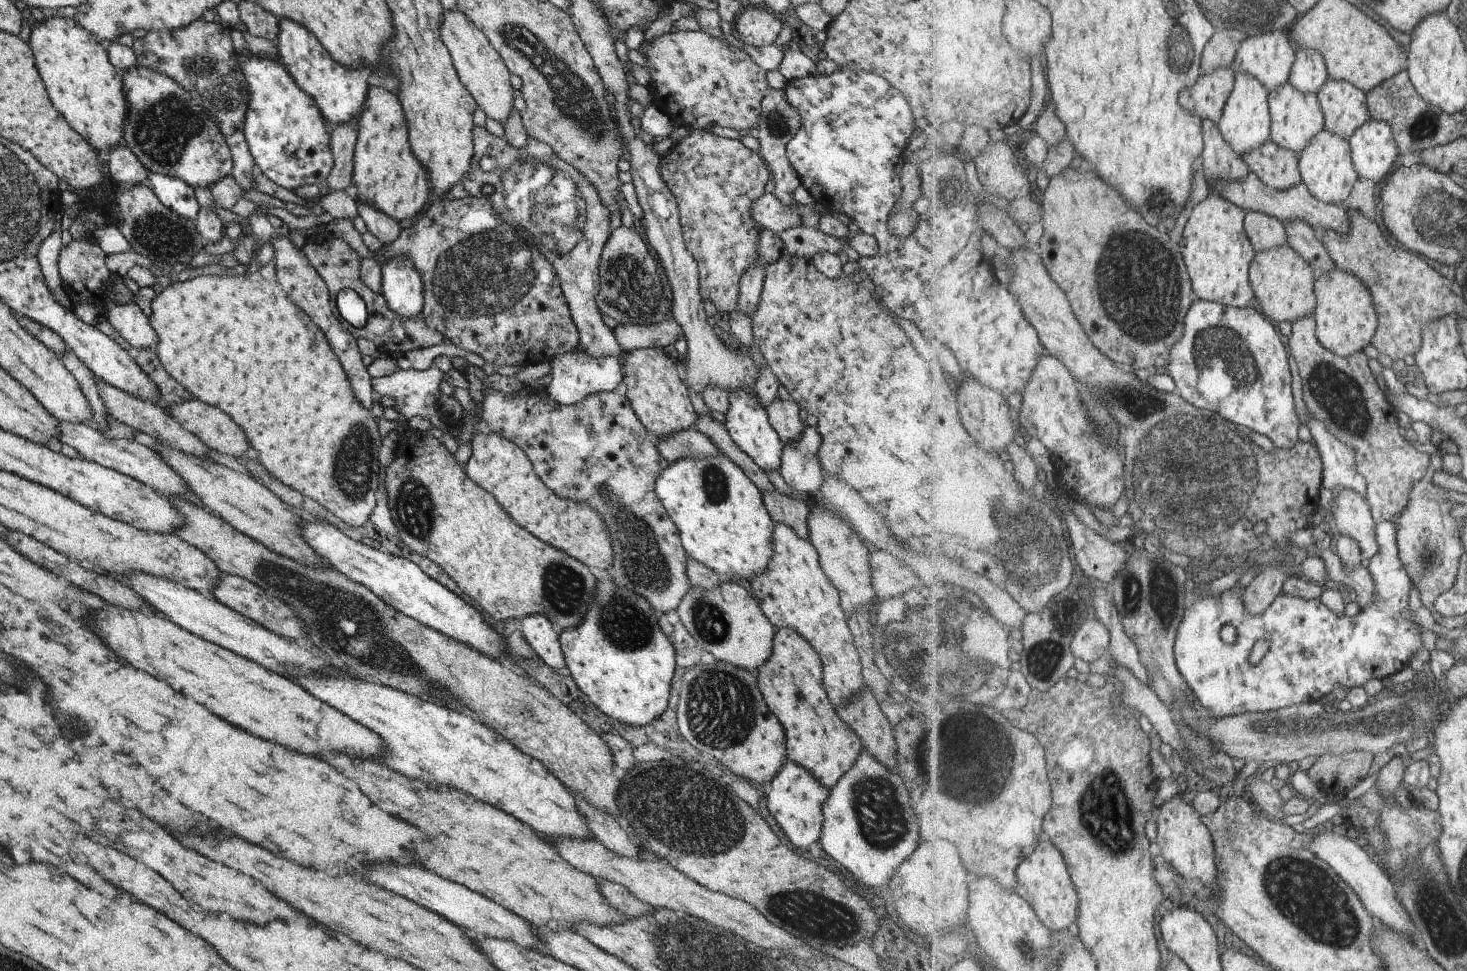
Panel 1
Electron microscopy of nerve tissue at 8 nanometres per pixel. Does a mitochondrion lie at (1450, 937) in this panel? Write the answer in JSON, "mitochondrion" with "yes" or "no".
{"mitochondrion":"yes"}

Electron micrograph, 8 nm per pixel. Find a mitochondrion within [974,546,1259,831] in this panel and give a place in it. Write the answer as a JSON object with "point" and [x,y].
{"point":[1156,595]}

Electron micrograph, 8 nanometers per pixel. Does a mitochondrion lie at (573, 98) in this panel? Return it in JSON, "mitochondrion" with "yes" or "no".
{"mitochondrion":"yes"}

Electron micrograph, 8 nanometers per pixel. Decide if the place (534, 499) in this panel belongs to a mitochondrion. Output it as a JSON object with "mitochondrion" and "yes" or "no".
{"mitochondrion":"no"}

